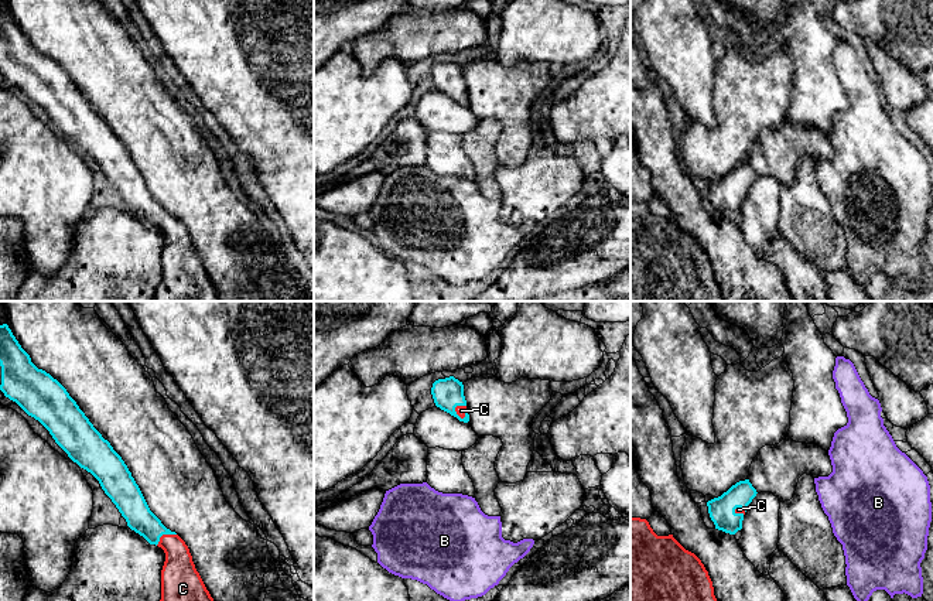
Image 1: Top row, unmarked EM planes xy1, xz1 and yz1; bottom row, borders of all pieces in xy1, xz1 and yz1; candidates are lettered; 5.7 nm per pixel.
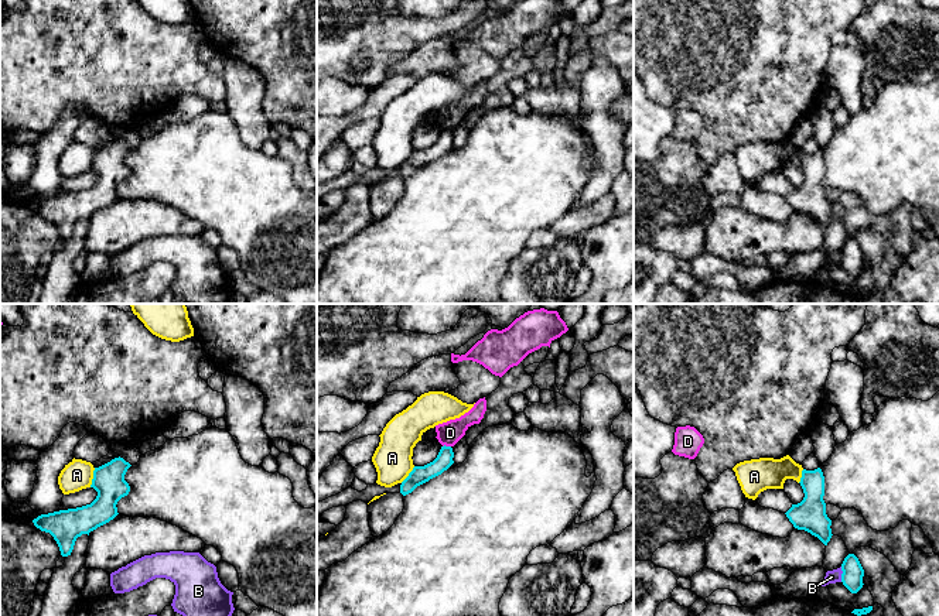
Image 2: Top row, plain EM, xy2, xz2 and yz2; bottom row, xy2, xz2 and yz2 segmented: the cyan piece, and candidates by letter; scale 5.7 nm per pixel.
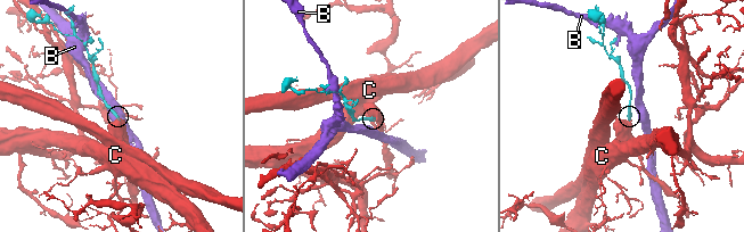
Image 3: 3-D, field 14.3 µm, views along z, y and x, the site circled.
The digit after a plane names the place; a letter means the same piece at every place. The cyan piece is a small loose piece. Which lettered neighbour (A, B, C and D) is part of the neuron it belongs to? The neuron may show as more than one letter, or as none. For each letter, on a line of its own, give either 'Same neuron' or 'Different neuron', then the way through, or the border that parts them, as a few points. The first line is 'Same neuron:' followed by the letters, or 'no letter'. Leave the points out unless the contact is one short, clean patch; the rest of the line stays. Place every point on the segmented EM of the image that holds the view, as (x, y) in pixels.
Same neuron: C
A: Different neuron. Boundary: xy2 (95, 468), (89, 486)
B: Different neuron. Boundary: yz2 (840, 567), (842, 581)
C: Same neuron. Path across: xy1 (132, 505), (164, 533), (177, 552), (178, 574)
D: Different neuron. Boundary: xz2 (450, 445), (443, 447)

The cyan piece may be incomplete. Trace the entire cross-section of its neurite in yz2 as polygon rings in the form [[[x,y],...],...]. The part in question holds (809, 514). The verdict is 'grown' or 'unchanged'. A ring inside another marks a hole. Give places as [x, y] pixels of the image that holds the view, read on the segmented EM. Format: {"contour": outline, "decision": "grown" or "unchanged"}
{"contour": [[[820,468],[815,470],[802,470],[800,486],[805,497],[800,503],[792,504],[785,513],[789,521],[798,530],[805,530],[817,537],[824,545],[832,538],[832,520],[826,514],[824,476]]], "decision": "unchanged"}

